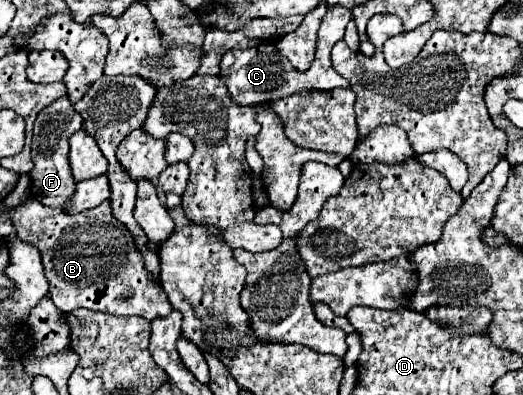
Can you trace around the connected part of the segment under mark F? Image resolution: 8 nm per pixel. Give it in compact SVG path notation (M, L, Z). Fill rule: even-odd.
M64 95L62 99L56 99L50 103L50 107L42 109L34 123L34 135L32 135L32 161L34 169L30 171L30 193L36 197L42 205L48 207L60 207L66 209L70 195L74 193L76 181L72 177L70 165L68 165L68 139L72 133L82 129L82 117L74 111L72 103Z

